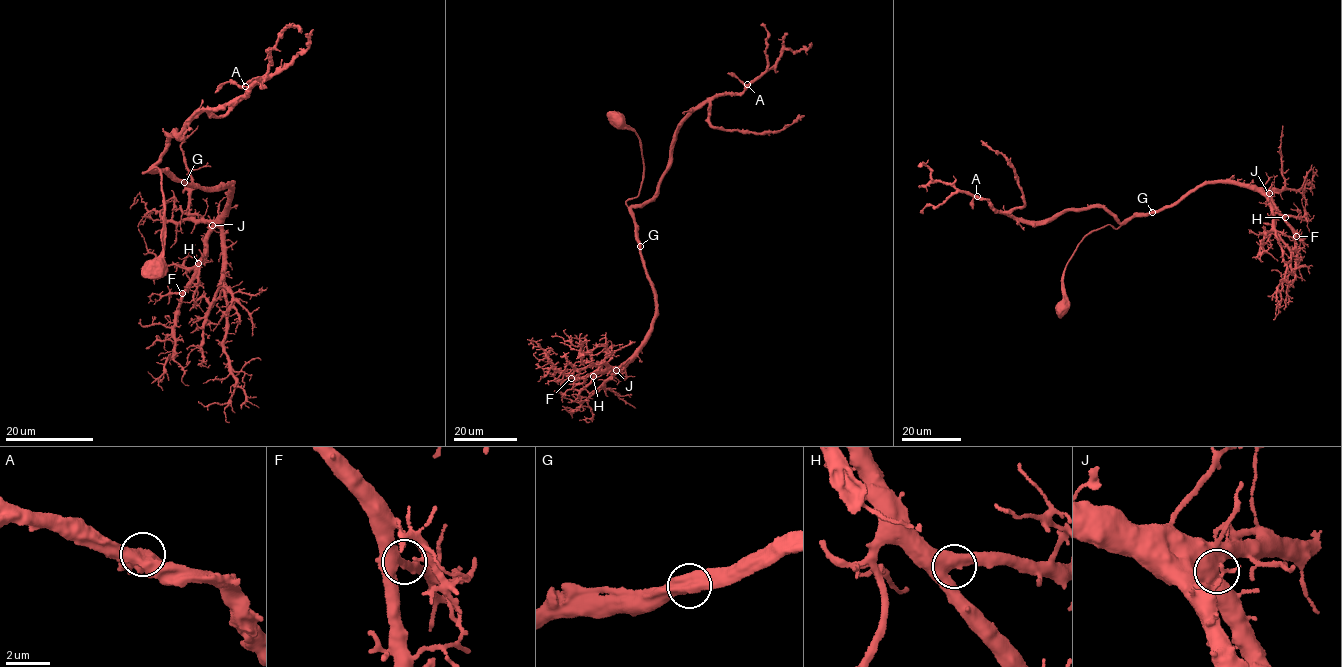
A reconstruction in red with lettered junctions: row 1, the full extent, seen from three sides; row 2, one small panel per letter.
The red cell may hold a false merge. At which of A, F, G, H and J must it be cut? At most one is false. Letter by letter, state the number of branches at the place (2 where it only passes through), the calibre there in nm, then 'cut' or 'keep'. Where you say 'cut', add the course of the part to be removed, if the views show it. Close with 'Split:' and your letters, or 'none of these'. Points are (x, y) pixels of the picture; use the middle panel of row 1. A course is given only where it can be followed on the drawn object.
A: 2 | 440 nm | keep
F: 2 | 440 nm | keep
G: 2 | 650 nm | keep
H: 2 | 600 nm | keep
J: 2 | 600 nm | keep
Split: none of these

